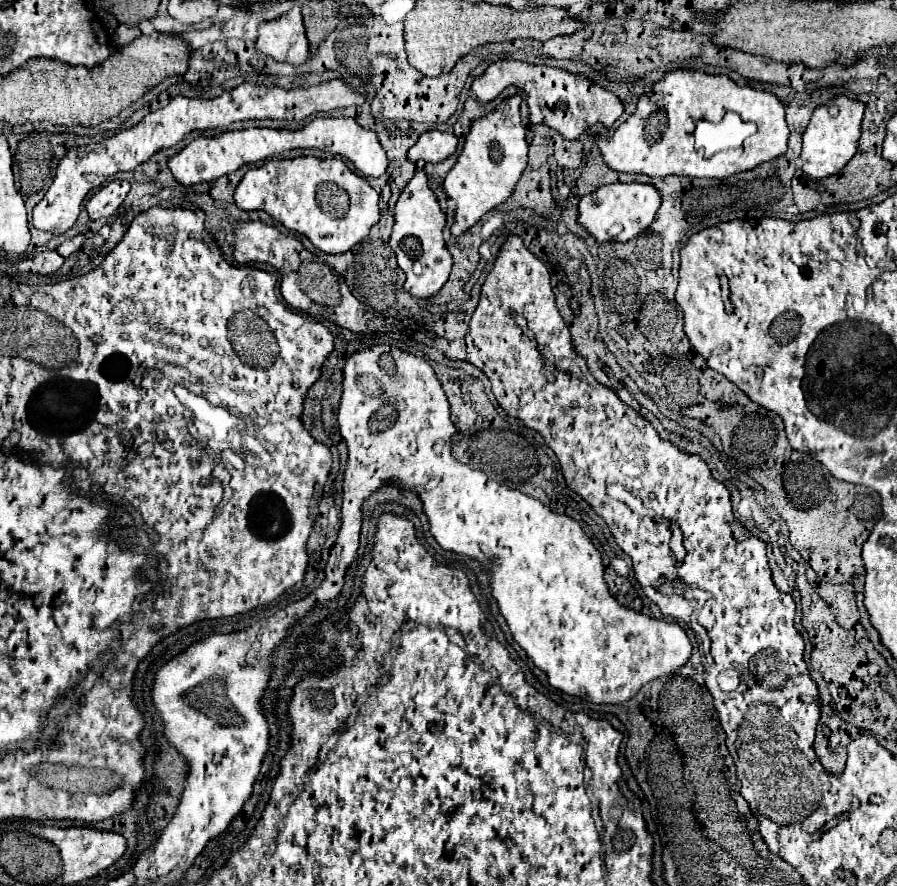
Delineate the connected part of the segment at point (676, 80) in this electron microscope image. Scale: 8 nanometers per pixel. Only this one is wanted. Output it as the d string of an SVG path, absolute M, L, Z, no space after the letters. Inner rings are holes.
M668 72L662 82L654 84L648 96L640 98L636 112L614 132L610 140L598 140L604 162L626 174L646 176L690 176L690 178L728 178L736 172L756 168L786 152L788 126L784 120L784 104L766 90L738 86L726 76L708 76L702 72ZM726 112L740 112L742 120L756 122L758 132L746 140L734 162L714 162L692 150L692 120L708 118L720 122Z

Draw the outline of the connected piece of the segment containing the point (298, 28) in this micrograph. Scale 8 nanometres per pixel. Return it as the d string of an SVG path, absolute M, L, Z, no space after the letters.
M294 4L294 8L282 18L264 22L258 32L260 32L256 40L258 52L272 56L278 62L288 62L294 66L304 64L308 60L310 50L298 4Z

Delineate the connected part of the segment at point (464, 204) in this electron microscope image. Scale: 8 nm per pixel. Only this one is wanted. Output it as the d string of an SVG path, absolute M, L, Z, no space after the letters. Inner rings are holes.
M516 94L500 104L492 114L476 120L466 136L464 150L458 156L456 166L448 172L444 180L444 190L448 198L456 202L456 216L450 232L454 236L464 234L480 218L506 202L514 192L522 172L528 166L528 142L524 138L524 128L520 124L520 102L522 98Z

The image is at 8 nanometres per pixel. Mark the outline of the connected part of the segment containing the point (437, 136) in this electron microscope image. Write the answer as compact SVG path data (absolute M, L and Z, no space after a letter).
M430 130L424 132L418 142L410 148L408 158L412 162L424 160L424 162L442 162L448 156L452 156L458 148L458 138L452 132L438 132L438 130Z

